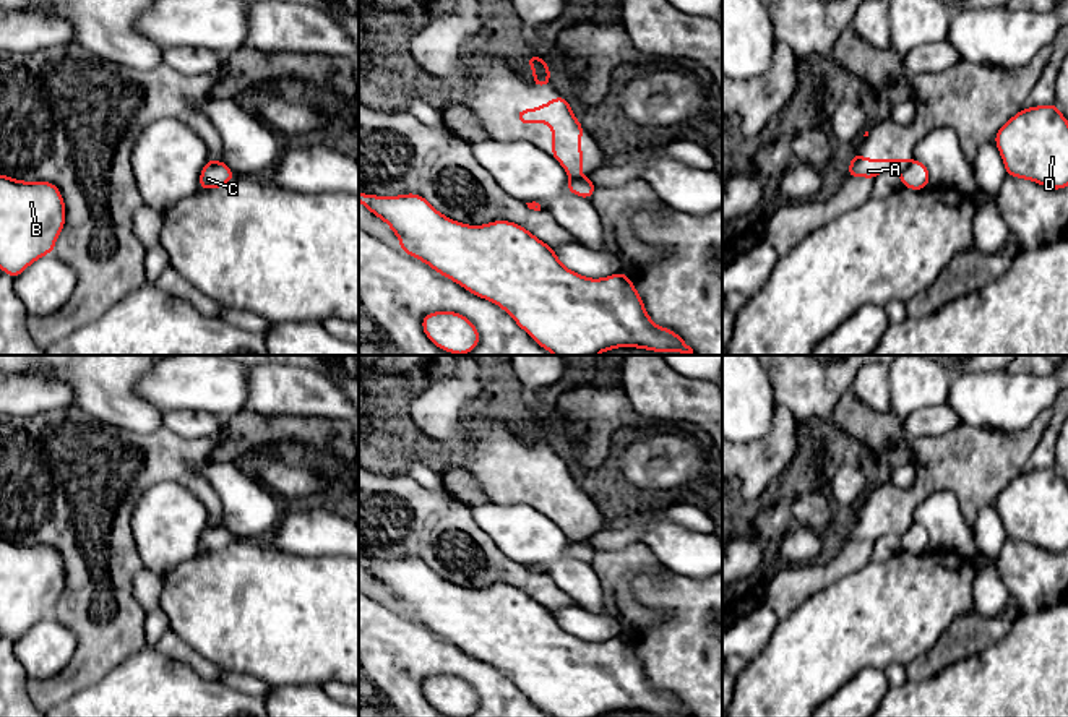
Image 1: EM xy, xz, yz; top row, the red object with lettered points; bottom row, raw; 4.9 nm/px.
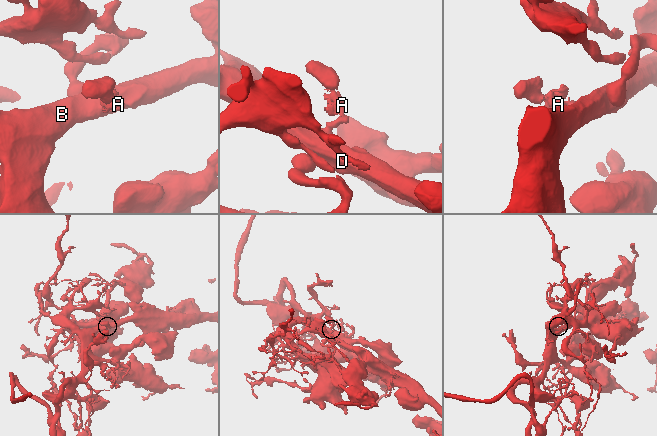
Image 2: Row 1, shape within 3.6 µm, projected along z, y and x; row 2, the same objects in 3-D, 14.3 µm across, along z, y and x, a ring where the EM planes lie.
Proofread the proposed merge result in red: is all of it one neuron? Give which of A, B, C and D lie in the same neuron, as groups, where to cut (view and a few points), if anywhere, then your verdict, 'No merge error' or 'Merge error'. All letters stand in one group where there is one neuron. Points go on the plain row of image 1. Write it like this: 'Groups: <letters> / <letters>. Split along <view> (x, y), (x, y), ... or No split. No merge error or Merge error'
Groups: A / B C D. Split along yz (911, 524), (900, 536). Merge error

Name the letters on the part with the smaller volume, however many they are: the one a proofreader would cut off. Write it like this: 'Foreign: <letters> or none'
Foreign: A

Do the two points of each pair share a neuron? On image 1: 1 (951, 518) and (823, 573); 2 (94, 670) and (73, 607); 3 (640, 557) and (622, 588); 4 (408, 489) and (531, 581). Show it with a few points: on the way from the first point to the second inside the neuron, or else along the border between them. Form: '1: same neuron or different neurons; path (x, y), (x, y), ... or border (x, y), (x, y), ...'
1: different neurons; border (937, 492), (932, 492), (914, 510), (911, 521)
2: same neuron; path (94, 654), (94, 628), (90, 623)
3: same neuron; path (632, 565), (622, 575), (622, 579)
4: same neuron; path (439, 519), (445, 526), (469, 531), (500, 563)

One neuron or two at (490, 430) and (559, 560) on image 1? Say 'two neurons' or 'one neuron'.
two neurons

